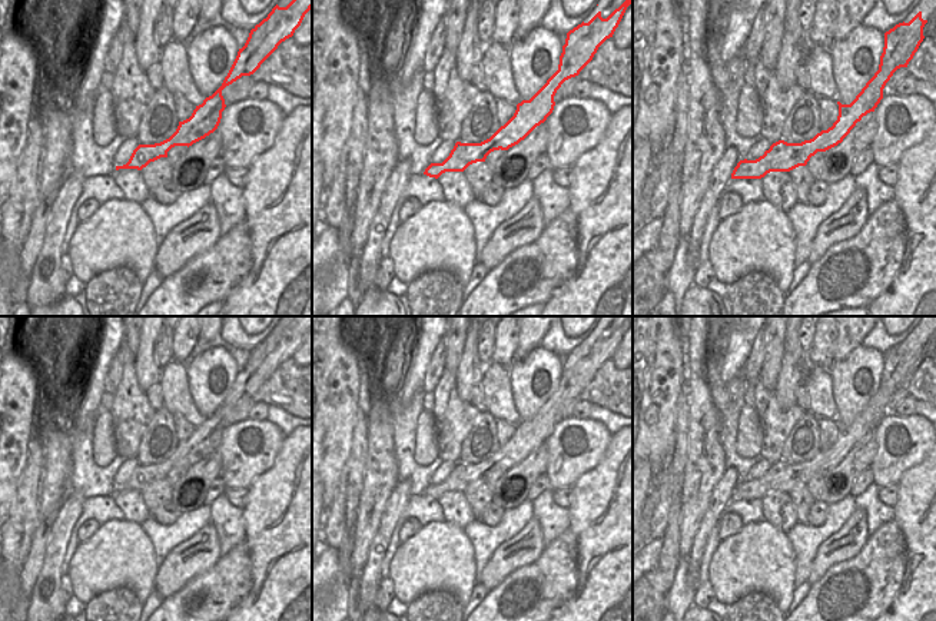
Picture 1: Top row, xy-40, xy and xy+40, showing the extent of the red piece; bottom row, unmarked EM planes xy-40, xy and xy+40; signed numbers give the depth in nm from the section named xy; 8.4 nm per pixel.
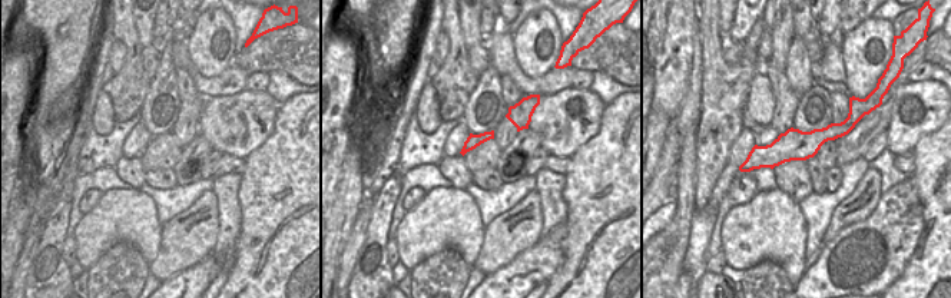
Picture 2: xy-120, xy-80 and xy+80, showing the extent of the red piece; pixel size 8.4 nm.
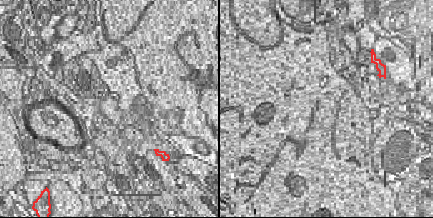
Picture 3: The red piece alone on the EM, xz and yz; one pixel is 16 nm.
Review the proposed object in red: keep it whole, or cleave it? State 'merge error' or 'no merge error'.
merge error

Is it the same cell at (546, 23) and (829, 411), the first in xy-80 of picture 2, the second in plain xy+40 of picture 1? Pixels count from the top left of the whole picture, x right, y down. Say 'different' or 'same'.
different

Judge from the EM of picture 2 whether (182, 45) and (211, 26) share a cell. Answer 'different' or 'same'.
different

